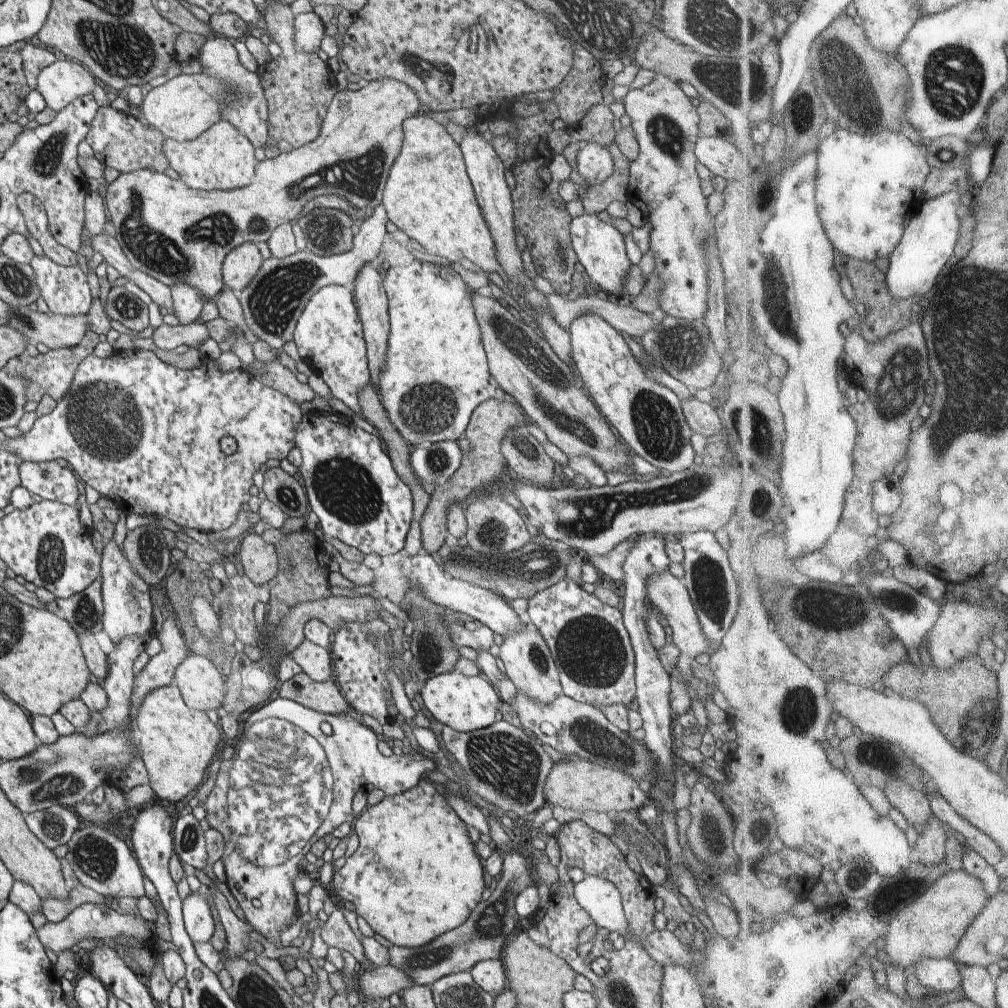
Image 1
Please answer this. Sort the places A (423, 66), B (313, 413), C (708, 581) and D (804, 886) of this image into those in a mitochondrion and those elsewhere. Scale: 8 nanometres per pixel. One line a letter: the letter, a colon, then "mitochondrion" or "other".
A: mitochondrion
B: other
C: mitochondrion
D: other

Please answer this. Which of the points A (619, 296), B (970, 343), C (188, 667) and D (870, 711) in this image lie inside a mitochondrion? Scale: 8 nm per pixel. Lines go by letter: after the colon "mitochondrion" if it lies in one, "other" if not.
A: other
B: mitochondrion
C: other
D: other

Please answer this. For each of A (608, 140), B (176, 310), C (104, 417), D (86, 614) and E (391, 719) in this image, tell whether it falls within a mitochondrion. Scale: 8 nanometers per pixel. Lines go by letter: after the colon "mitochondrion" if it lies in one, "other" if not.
A: other
B: other
C: mitochondrion
D: mitochondrion
E: other

